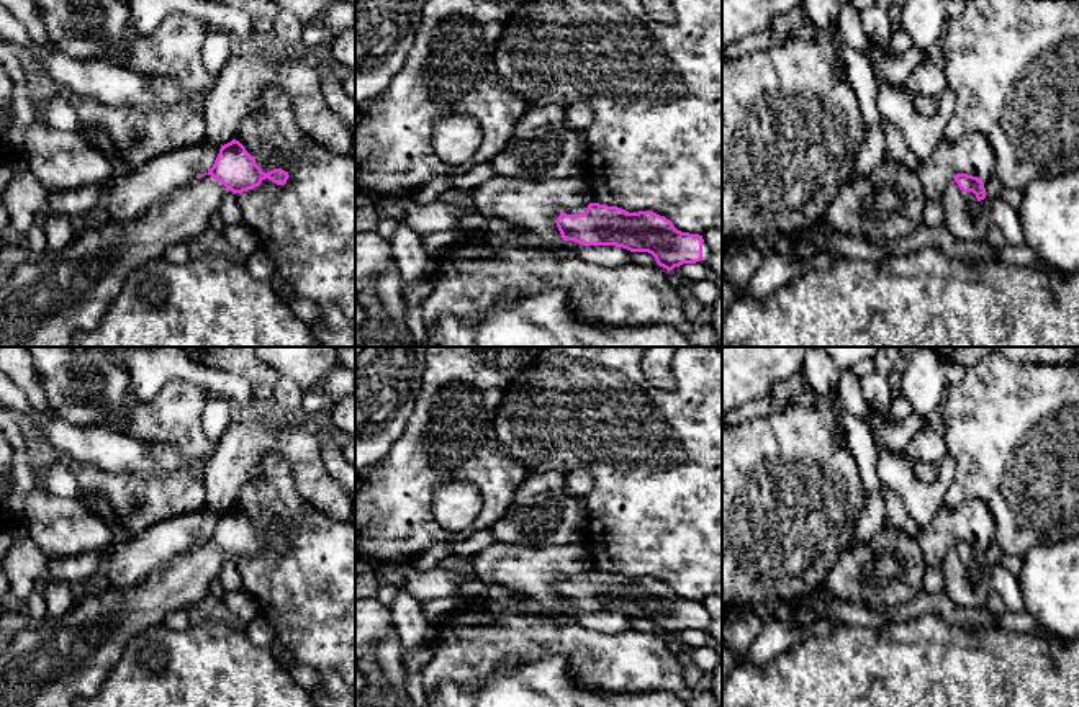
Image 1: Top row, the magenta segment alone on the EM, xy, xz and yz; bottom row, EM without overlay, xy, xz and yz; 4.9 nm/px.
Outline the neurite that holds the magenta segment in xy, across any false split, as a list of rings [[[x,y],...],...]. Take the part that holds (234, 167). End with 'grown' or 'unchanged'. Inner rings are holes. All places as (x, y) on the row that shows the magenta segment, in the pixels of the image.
[[[233,139],[213,167],[129,221],[108,219],[57,252],[20,263],[0,288],[0,347],[69,347],[75,331],[95,329],[124,280],[167,247],[210,229],[226,193],[242,193],[265,178],[285,185],[288,172],[264,172]]]; grown

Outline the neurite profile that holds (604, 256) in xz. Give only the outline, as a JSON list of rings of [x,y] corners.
[[[563,241],[576,254],[576,262],[617,268],[632,262],[632,252],[616,245],[583,245],[575,241]]]

